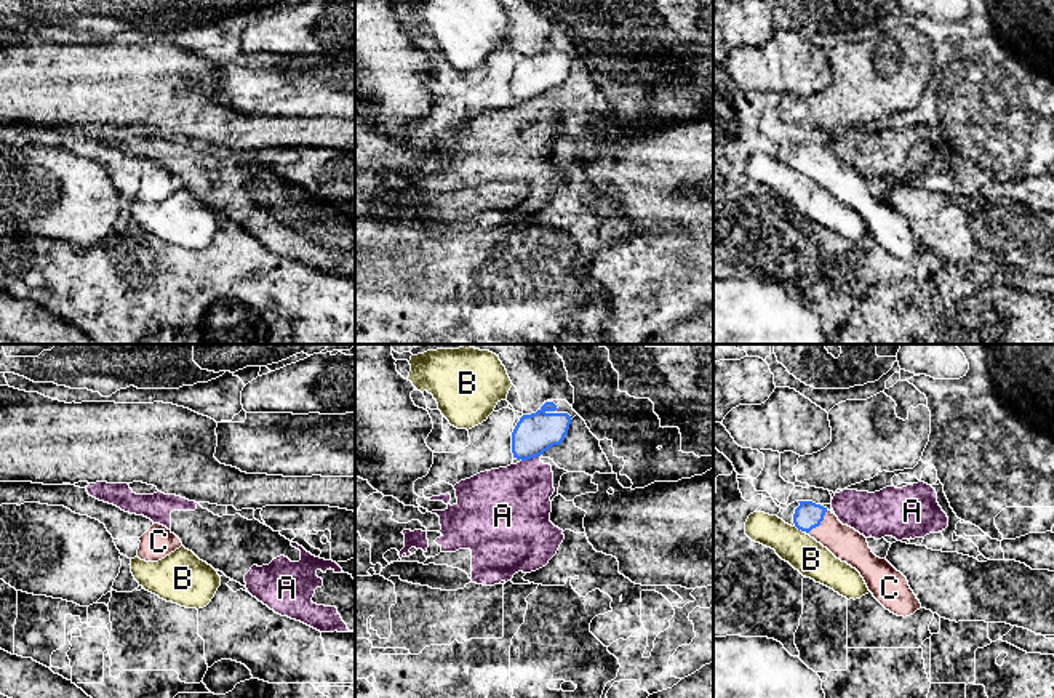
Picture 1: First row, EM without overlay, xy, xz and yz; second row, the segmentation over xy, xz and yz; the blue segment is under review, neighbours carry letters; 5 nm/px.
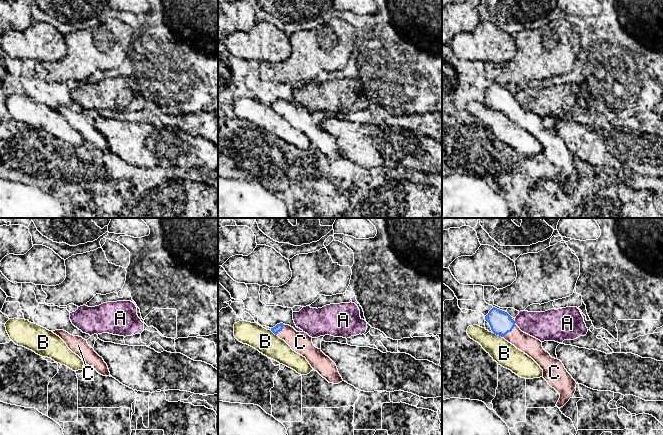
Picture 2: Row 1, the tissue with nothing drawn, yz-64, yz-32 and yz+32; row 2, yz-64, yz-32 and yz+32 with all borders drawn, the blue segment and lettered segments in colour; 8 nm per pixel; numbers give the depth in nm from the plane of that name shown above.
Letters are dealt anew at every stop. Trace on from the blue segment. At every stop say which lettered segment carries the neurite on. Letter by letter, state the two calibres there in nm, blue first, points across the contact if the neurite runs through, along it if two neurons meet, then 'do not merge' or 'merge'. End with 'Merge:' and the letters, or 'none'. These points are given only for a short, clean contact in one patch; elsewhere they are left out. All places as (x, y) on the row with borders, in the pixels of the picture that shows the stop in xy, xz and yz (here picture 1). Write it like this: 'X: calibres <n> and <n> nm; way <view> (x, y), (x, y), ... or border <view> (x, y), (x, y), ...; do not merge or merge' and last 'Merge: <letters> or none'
A: calibres 200 and 380 nm; border xz (539, 455), (522, 461); do not merge
B: calibres 140 and 180 nm; border yz (795, 525), (802, 532); do not merge
C: calibres 140 and 170 nm; way yz (808, 516), (821, 521), (845, 543); merge
Merge: C

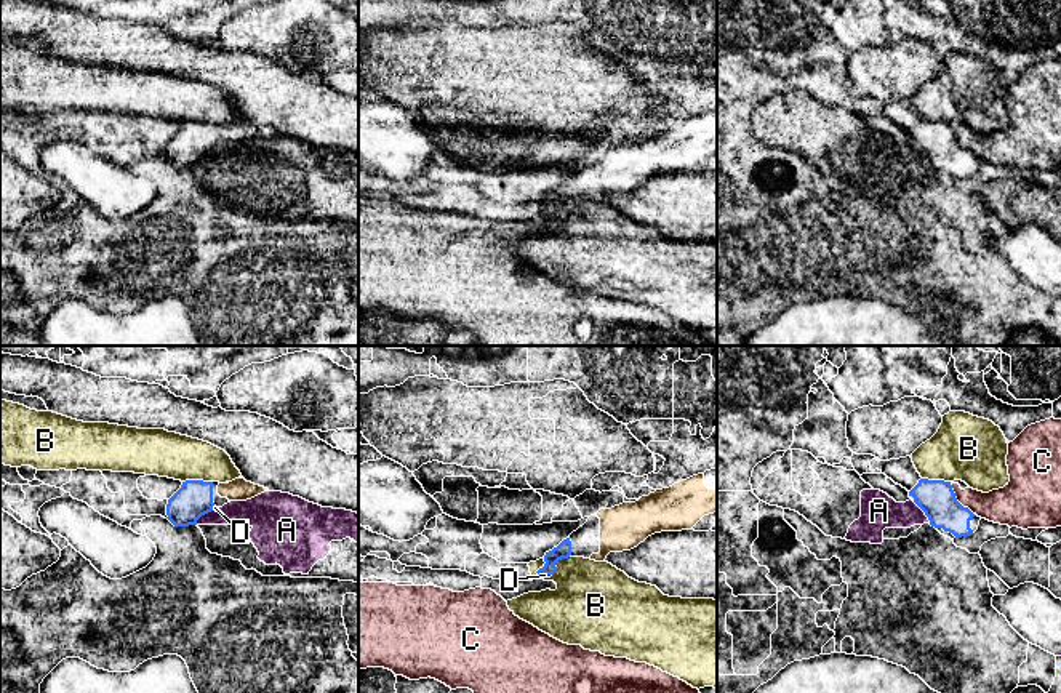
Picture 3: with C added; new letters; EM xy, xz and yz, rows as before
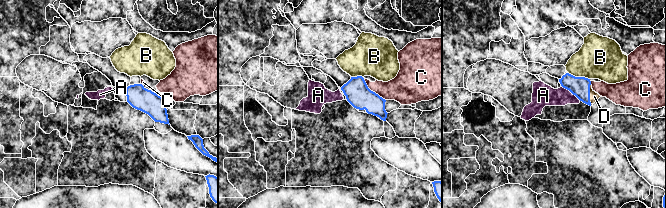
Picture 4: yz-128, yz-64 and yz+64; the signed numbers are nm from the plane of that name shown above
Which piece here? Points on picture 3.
A: calibres 190 and 180 nm; border yz (912, 501), (930, 522); do not merge
B: calibres 180 and 240 nm; border xy (212, 480), (183, 482); do not merge
C: calibres 190 and 180 nm; border yz (949, 484), (954, 496), (973, 514); do not merge
D: calibres 80 and 20 nm; way xz (564, 549), (549, 564), (546, 573), (544, 575); merge
Merge: D

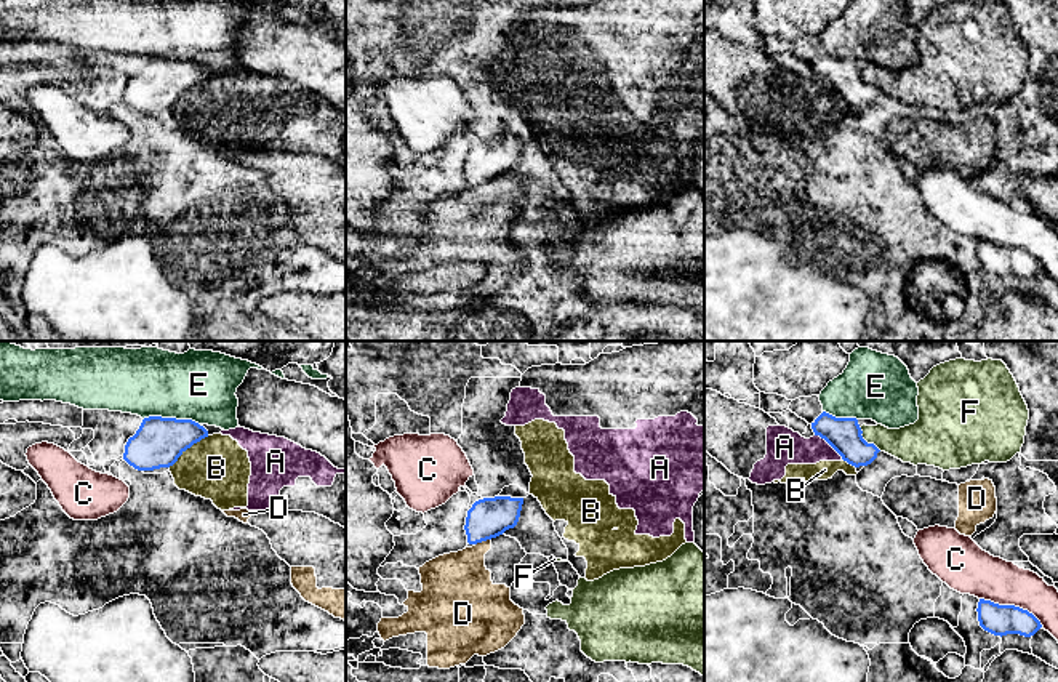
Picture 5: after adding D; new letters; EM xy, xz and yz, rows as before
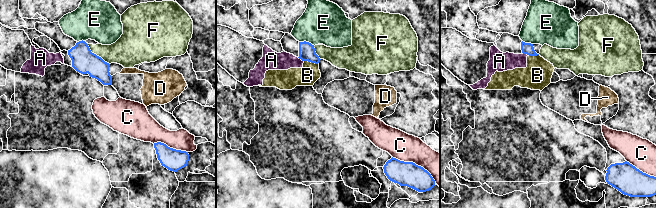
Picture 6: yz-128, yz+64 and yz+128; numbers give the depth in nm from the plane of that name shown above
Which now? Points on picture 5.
A: calibres 180 and 180 nm; do not merge
B: calibres 240 and 320 nm; border xy (208, 436), (194, 442), (168, 466); do not merge
C: calibres 160 and 240 nm; do not merge
D: calibres 200 and 320 nm; border xz (490, 538), (476, 545); do not merge
E: calibres 240 and 360 nm; border xy (143, 418), (191, 418), (199, 425); do not merge
F: calibres 180 and 200 nm; border yz (860, 428), (861, 436), (881, 450); do not merge
Merge: none

